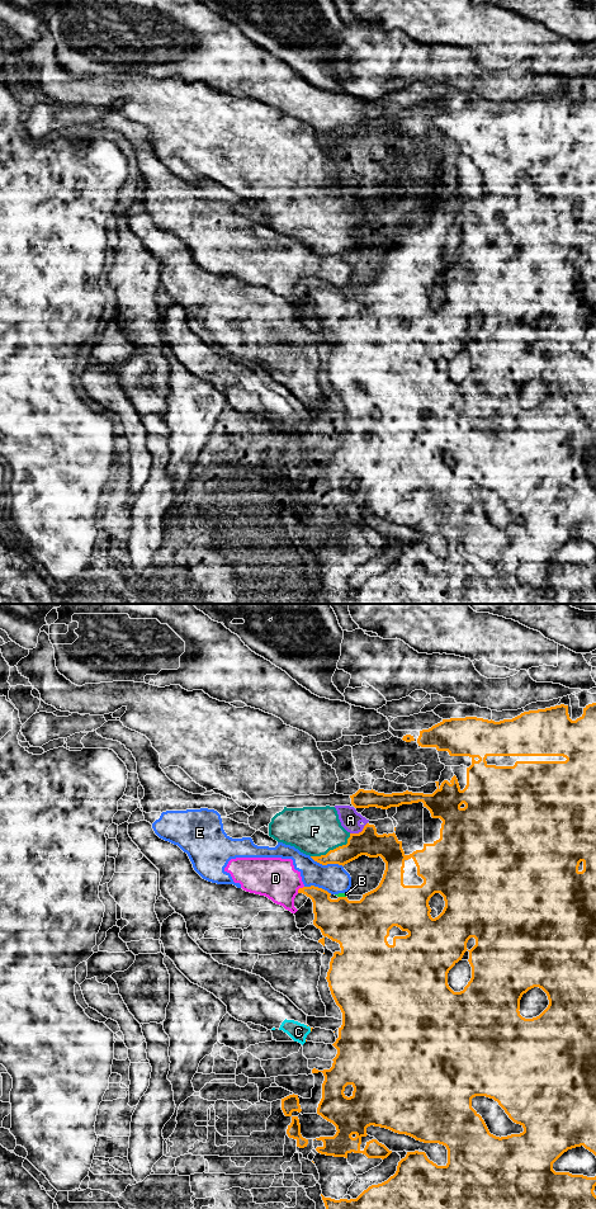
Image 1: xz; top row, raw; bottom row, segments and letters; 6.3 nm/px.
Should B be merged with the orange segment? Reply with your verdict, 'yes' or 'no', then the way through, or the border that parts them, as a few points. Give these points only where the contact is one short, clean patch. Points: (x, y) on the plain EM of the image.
no

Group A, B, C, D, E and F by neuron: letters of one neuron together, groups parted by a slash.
A F / B D E / C

